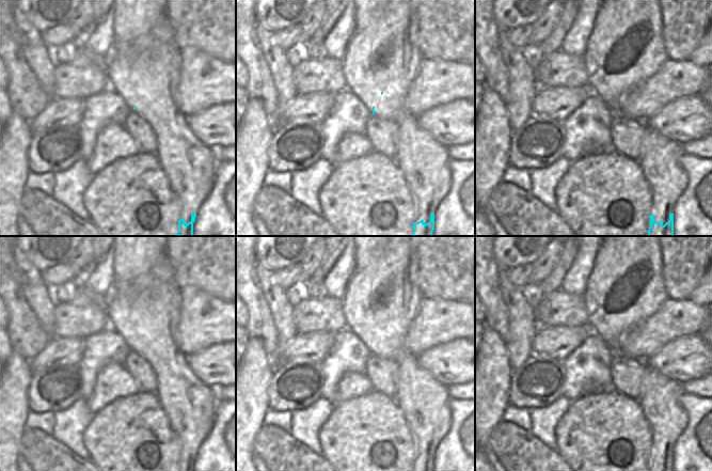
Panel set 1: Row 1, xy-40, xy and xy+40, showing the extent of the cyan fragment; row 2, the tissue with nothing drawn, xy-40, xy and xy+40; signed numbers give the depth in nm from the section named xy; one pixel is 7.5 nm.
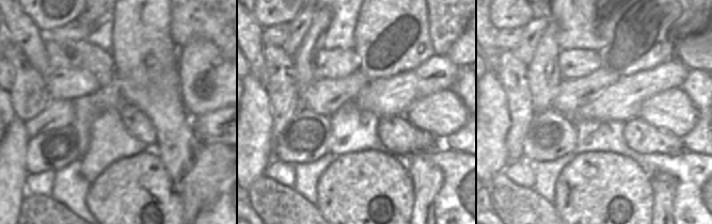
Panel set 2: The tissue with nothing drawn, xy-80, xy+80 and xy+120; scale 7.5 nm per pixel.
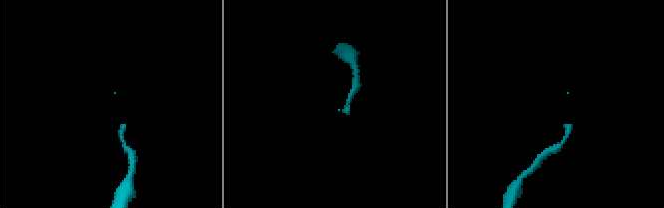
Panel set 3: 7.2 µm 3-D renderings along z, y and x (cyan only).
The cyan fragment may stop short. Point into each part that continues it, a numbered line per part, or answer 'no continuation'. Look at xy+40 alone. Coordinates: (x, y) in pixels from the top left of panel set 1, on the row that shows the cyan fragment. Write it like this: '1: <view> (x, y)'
no continuation

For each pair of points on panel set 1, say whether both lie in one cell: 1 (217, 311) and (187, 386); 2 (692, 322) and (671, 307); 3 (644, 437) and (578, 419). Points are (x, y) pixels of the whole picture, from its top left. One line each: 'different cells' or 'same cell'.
1: different cells
2: same cell
3: same cell

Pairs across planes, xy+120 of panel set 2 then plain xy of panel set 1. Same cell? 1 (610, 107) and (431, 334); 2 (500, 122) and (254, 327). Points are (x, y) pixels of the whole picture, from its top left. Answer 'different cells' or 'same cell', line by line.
1: same cell
2: different cells

